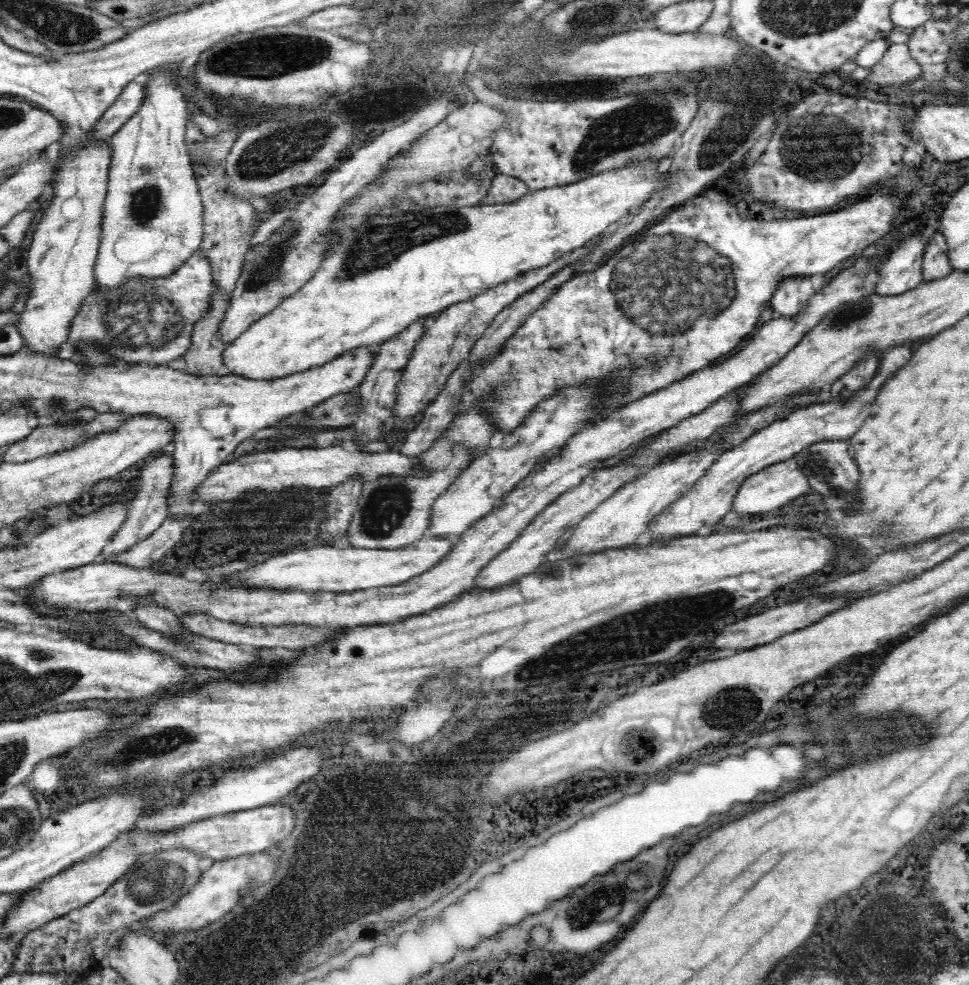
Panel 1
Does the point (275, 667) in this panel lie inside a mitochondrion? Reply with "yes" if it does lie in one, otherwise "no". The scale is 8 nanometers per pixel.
no

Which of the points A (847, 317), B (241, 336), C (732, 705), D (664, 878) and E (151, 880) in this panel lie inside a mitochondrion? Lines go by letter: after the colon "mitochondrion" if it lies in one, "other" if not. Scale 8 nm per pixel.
A: mitochondrion
B: other
C: mitochondrion
D: other
E: mitochondrion

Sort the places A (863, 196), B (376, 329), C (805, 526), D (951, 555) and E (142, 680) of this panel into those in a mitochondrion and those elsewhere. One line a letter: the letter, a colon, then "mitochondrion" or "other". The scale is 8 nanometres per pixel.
A: other
B: other
C: other
D: other
E: other

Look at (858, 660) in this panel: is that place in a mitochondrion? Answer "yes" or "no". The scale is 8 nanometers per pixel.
no

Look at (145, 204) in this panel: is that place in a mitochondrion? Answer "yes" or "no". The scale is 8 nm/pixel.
yes

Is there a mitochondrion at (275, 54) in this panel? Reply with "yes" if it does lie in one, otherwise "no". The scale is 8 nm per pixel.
yes

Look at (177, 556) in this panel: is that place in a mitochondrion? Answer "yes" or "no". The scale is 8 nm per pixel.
no

